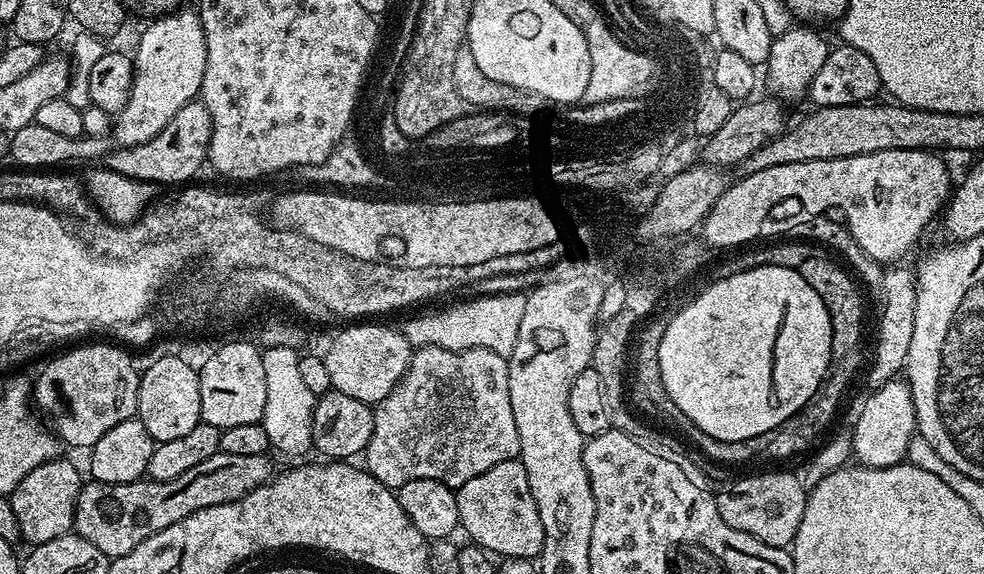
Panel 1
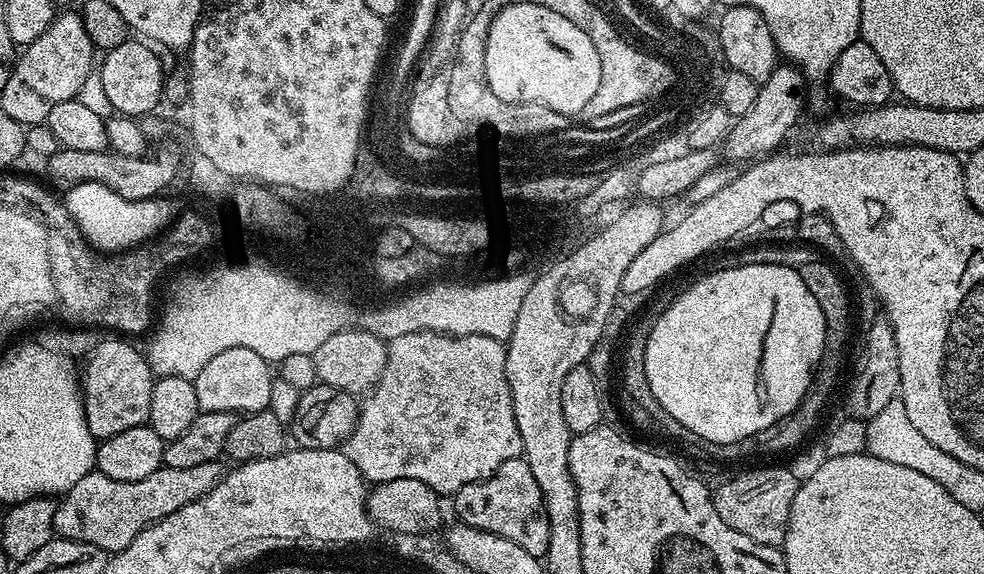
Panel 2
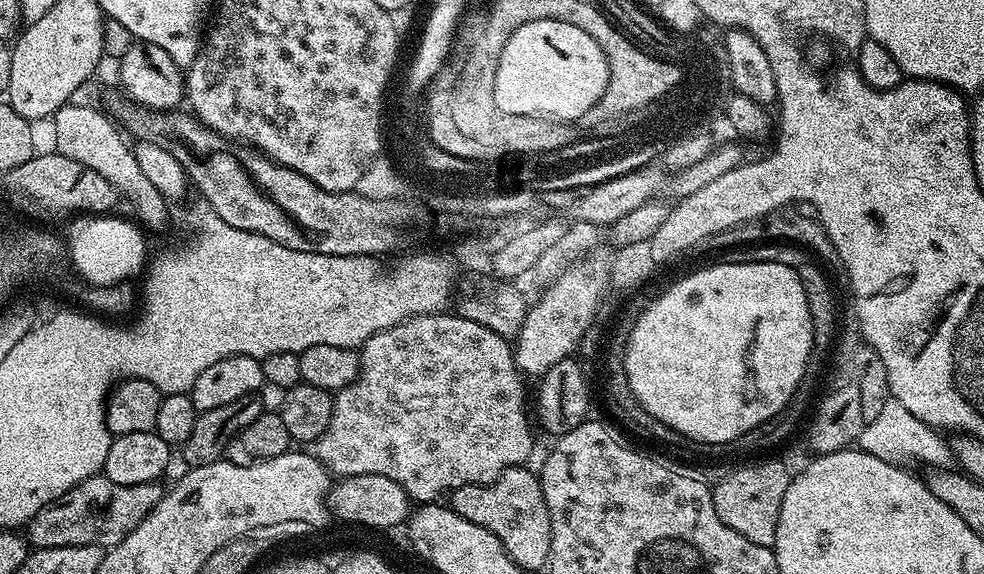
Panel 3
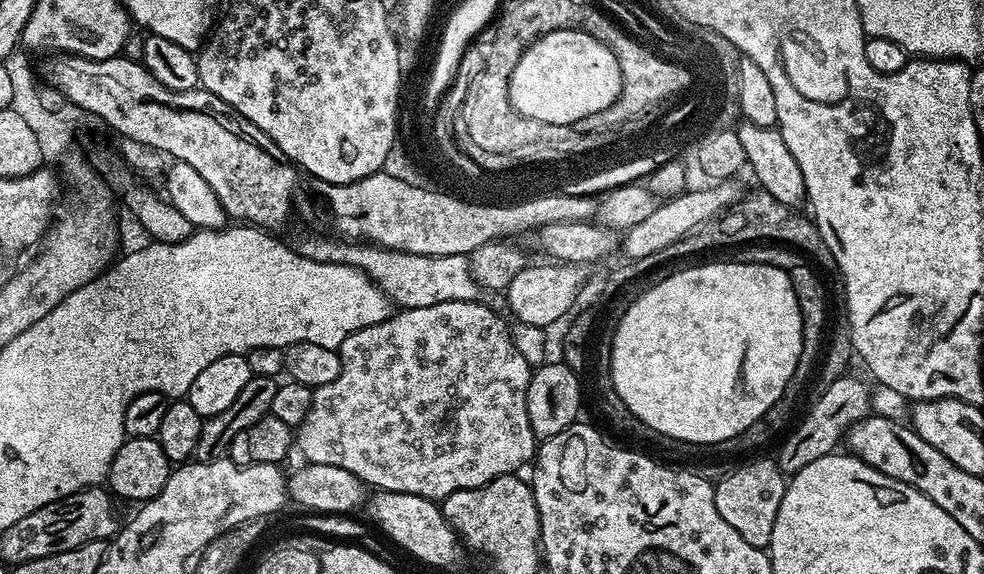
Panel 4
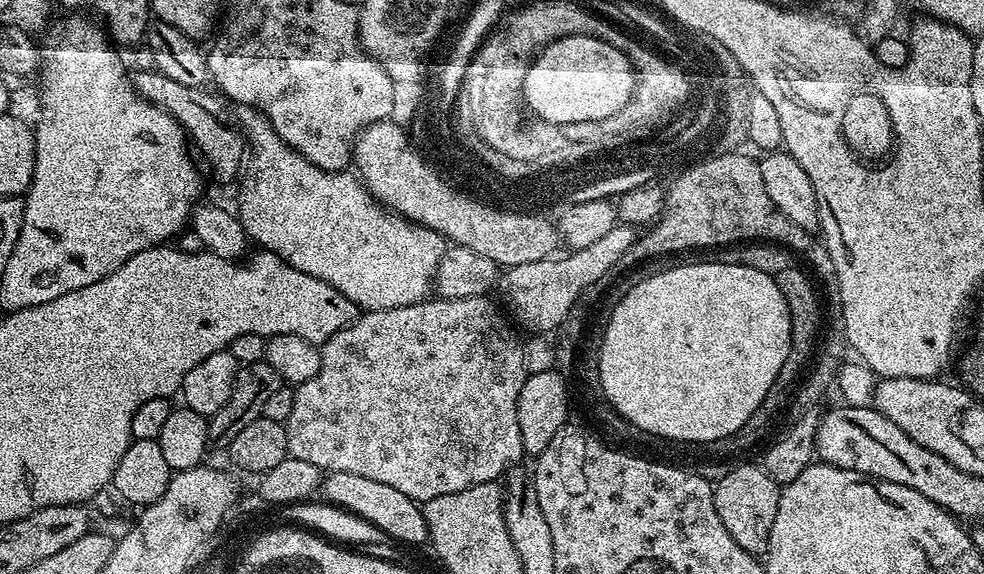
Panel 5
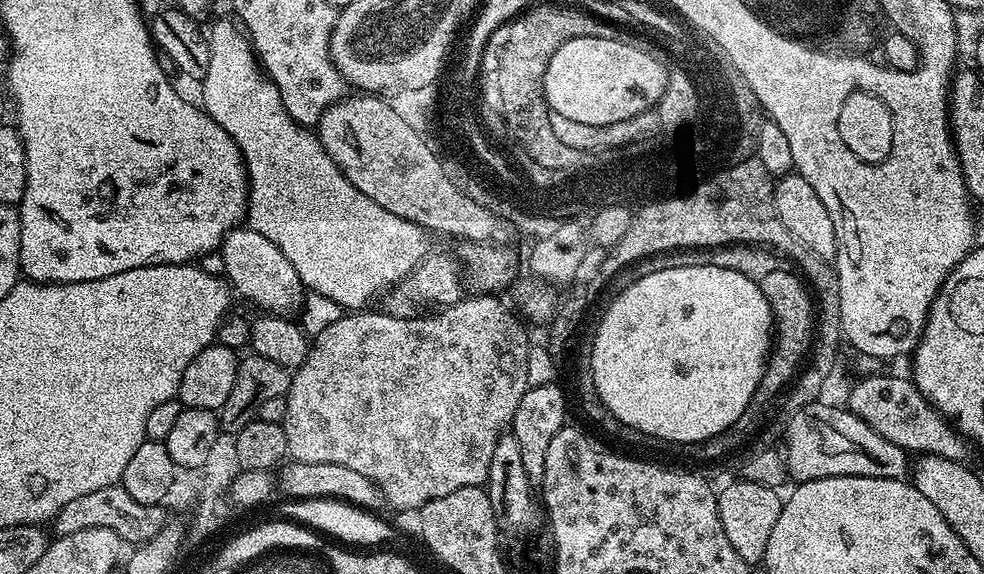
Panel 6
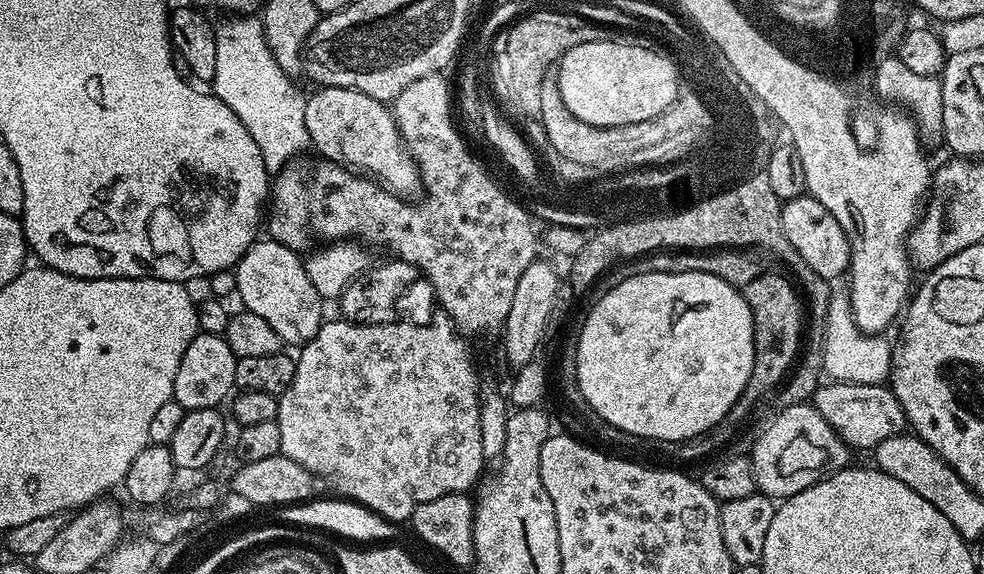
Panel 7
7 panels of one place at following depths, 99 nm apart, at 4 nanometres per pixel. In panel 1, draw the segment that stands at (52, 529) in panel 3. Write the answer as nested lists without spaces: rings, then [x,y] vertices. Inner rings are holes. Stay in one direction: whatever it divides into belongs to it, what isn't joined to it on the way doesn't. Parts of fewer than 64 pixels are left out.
[[[215,452],[206,462],[198,462],[186,474],[178,474],[173,480],[138,479],[129,484],[103,484],[89,479],[78,494],[76,503],[75,535],[98,546],[102,554],[110,558],[125,556],[134,550],[150,534],[190,518],[206,506],[218,506],[231,500],[241,500],[248,492],[273,479],[272,464],[267,455],[226,454]]]

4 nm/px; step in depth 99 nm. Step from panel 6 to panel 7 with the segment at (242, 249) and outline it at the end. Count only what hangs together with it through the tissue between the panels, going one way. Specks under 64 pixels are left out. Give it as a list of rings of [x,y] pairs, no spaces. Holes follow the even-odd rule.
[[[258,238],[249,246],[246,254],[242,254],[234,271],[235,295],[240,296],[244,303],[241,305],[247,311],[258,314],[258,318],[263,318],[285,345],[303,346],[314,338],[314,334],[318,334],[326,319],[326,304],[307,277],[301,253],[282,246],[277,240]]]

